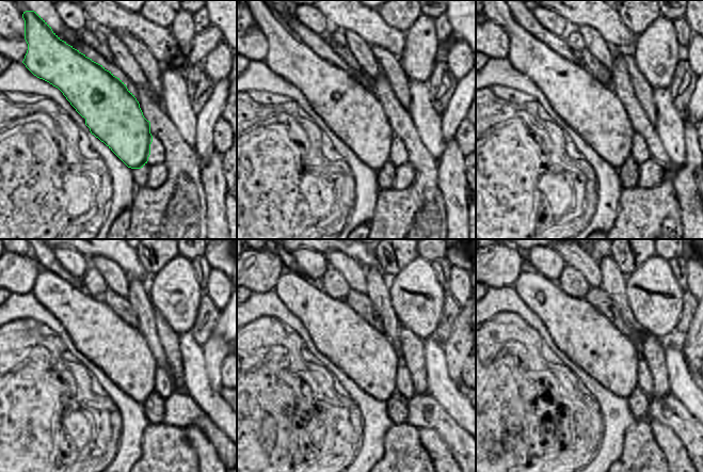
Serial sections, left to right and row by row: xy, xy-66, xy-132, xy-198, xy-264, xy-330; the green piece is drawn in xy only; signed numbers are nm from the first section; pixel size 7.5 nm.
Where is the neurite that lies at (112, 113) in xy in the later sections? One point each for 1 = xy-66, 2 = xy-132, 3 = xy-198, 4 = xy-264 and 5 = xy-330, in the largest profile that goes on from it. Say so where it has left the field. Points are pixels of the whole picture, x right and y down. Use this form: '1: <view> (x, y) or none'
1: xy-66 (350, 110)
2: xy-132 (592, 109)
3: xy-198 (118, 349)
4: xy-264 (367, 356)
5: xy-330 (589, 339)

